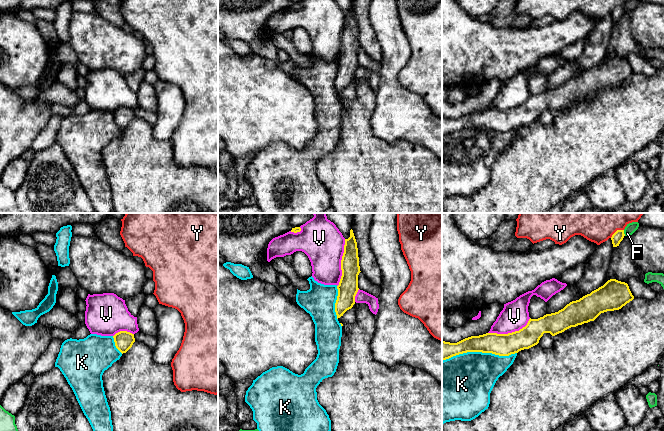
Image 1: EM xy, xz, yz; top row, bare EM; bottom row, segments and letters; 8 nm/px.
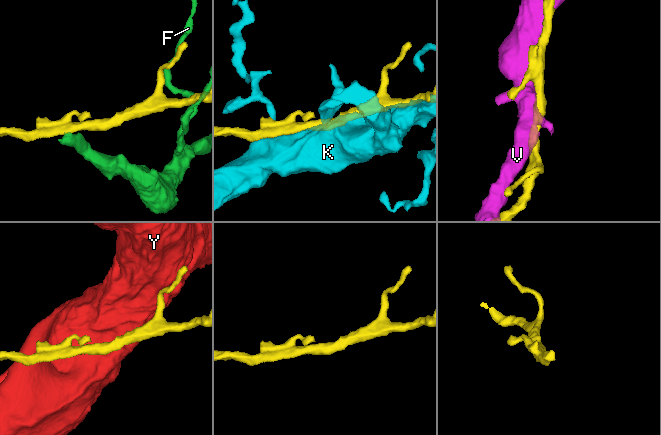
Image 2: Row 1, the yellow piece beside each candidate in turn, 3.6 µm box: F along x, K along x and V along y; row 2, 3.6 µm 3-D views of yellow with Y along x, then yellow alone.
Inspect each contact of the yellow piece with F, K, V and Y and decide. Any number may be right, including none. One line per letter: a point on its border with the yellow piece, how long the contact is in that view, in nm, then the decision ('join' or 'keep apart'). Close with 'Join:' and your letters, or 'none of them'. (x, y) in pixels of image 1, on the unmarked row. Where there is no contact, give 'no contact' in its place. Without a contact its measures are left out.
F: yz (623, 9) | 50 nm | keep apart
K: yz (479, 127) | 600 nm | keep apart
V: xz (341, 39) | 380 nm | keep apart
Y: yz (616, 7) | 130 nm | keep apart
Join: none of them

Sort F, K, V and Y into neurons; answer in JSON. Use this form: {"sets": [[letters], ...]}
{"sets": [["F"], ["K"], ["V"], ["Y"]]}

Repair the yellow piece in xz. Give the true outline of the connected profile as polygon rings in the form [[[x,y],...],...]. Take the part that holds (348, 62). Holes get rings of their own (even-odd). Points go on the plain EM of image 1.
[[[352,5],[350,6],[350,13],[345,15],[341,46],[342,52],[337,62],[338,72],[335,79],[337,95],[353,83],[355,80],[355,72],[359,66],[358,51],[361,47],[357,18]]]

